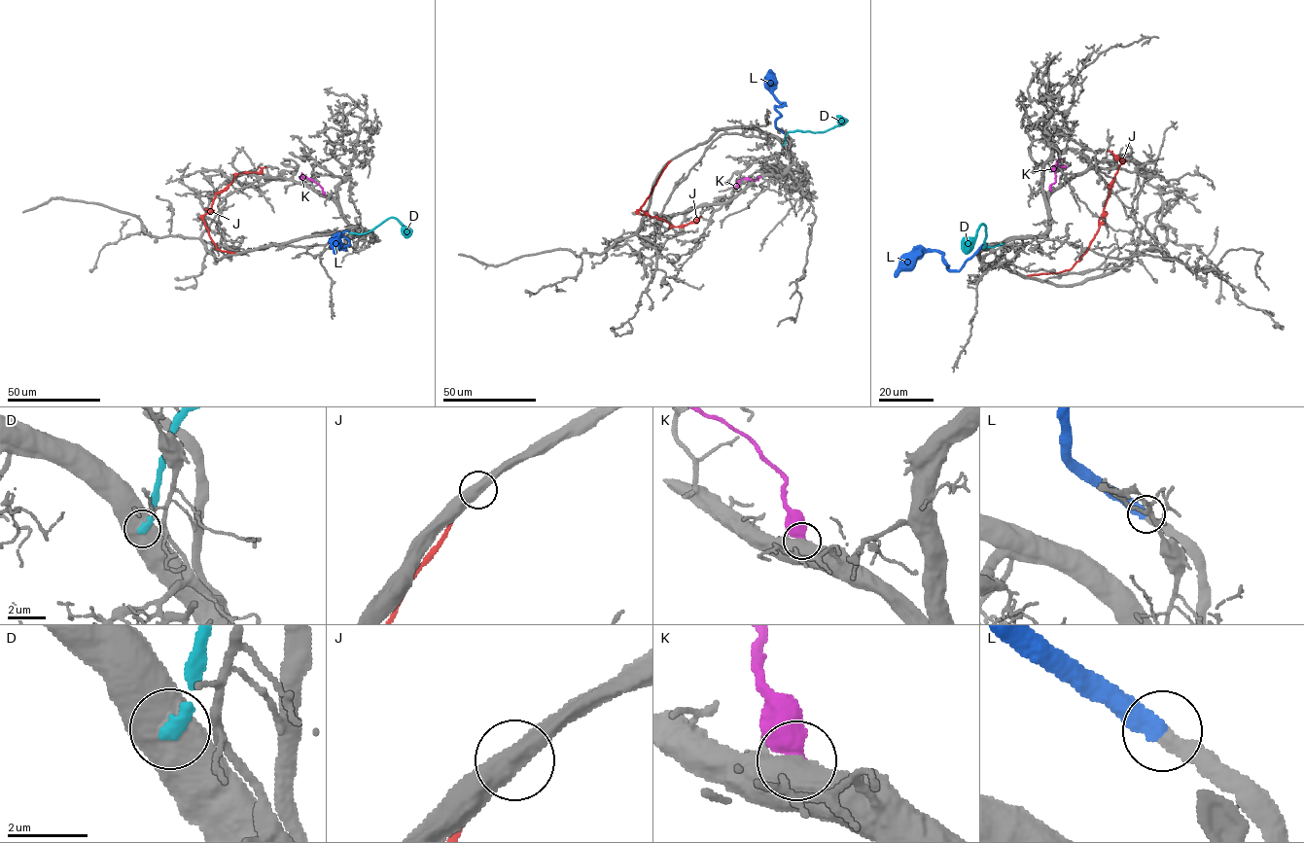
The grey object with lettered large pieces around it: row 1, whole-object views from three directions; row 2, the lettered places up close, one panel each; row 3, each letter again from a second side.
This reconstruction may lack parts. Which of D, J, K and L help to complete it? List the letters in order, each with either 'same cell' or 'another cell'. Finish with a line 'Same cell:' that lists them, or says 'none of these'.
D: another cell
J: another cell
K: another cell
L: same cell
Same cell: L

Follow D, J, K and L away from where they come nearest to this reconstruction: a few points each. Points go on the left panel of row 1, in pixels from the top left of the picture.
D: (347, 230), (365, 233), (394, 218), (404, 228), (407, 237)
J: (234, 253), (217, 248), (202, 216), (209, 212), (216, 193), (222, 192), (234, 176), (259, 172), (265, 167)
K: (324, 194), (318, 184), (304, 177), (299, 179)
L: (347, 230), (340, 235), (343, 249), (339, 248), (347, 246), (349, 241), (343, 237), (333, 237), (334, 254)

